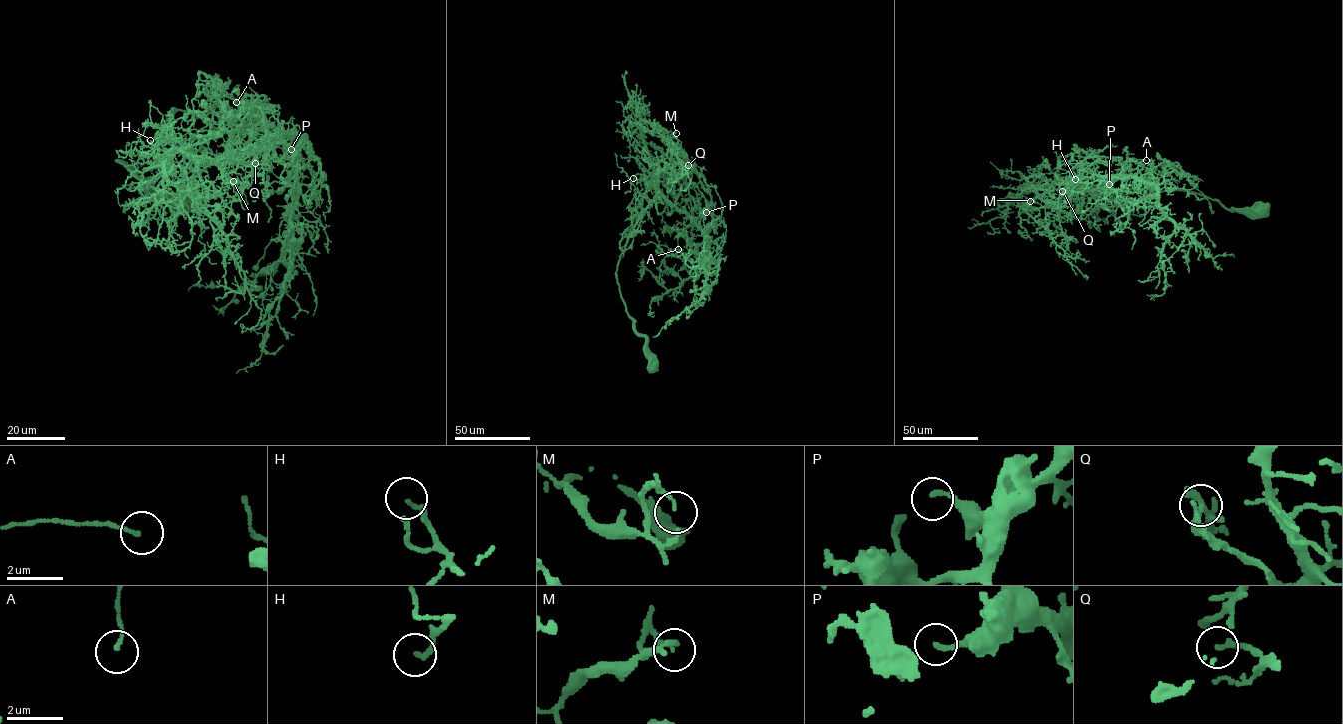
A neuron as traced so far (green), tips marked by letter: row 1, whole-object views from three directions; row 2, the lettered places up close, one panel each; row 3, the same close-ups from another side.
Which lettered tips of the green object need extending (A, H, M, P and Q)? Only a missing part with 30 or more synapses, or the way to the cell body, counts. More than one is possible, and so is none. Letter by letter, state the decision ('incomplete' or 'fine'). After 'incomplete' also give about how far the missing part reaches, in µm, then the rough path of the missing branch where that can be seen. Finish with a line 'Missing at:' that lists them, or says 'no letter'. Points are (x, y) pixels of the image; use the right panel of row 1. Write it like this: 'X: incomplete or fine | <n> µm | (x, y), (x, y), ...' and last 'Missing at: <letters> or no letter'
A: fine
H: fine
M: fine
P: fine
Q: fine
Missing at: no letter

